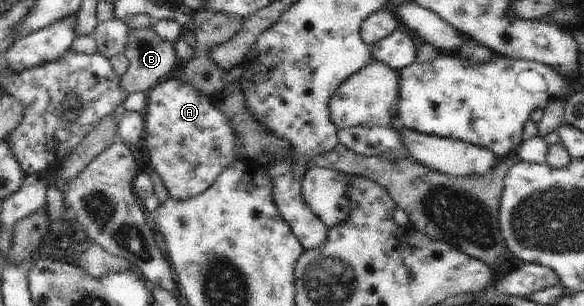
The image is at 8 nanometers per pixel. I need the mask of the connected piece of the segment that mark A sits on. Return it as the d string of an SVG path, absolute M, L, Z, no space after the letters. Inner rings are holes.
M178 71L159 81L146 96L147 106L143 111L144 133L152 168L163 181L168 197L183 201L200 195L239 157L241 145L237 133L231 127L231 119L227 119L227 115L215 107L213 98L202 95L194 86L183 82Z

